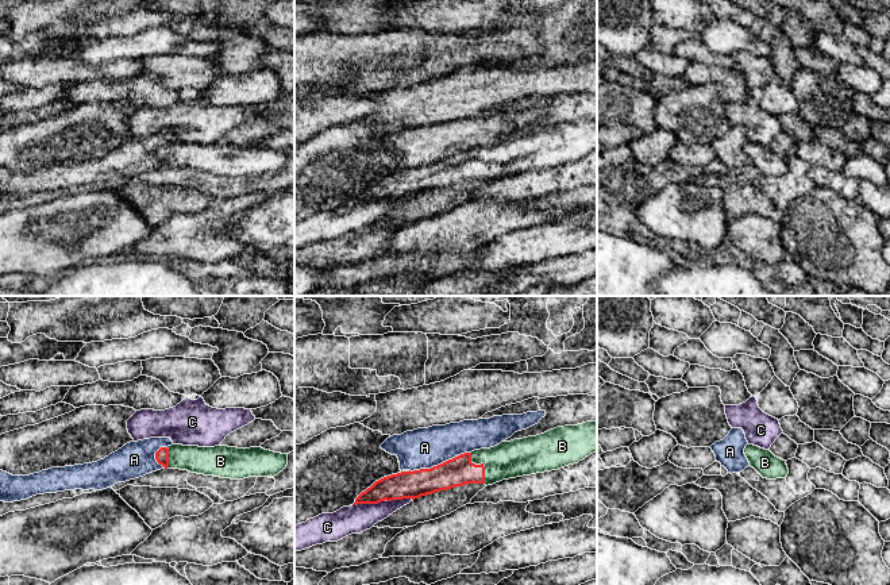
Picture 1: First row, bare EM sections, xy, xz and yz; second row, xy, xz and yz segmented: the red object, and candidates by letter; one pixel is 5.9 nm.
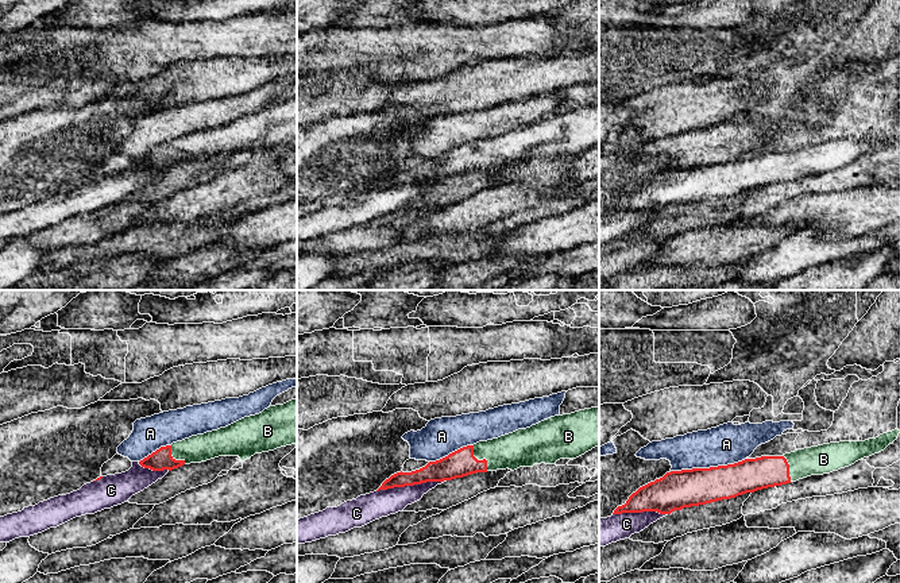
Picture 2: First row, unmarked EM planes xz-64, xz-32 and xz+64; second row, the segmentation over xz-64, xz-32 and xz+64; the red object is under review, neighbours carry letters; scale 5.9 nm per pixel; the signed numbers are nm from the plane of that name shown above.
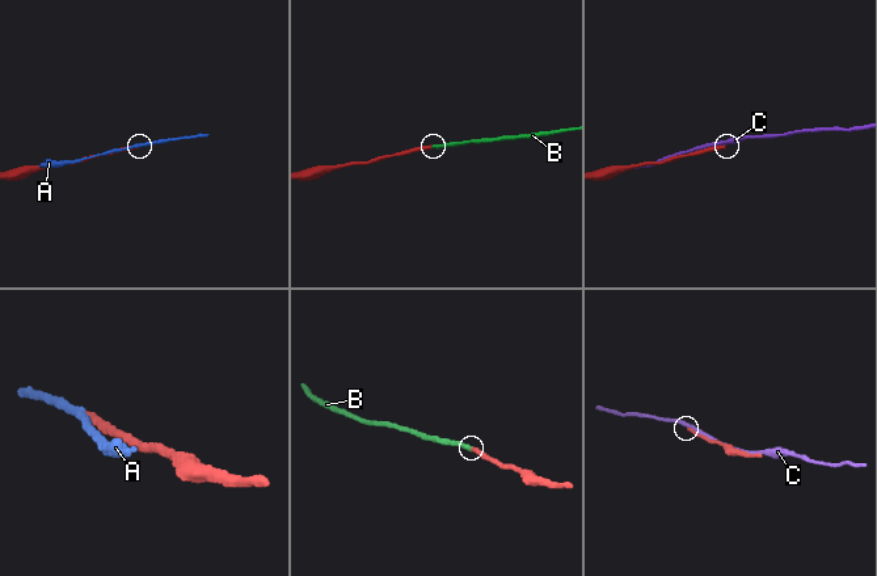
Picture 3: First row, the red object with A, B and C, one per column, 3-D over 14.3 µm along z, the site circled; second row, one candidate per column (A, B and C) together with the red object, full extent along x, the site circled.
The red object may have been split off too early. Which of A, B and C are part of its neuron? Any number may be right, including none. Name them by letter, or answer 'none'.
B

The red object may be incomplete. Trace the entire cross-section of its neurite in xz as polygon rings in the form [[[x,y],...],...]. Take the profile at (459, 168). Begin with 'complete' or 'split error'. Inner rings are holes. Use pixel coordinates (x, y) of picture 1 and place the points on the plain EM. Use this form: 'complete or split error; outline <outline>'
split error; outline [[[597,119],[556,124],[536,134],[461,151],[431,166],[384,174],[362,189],[354,201],[415,197],[466,181],[488,184],[502,177],[558,168],[596,149]]]

